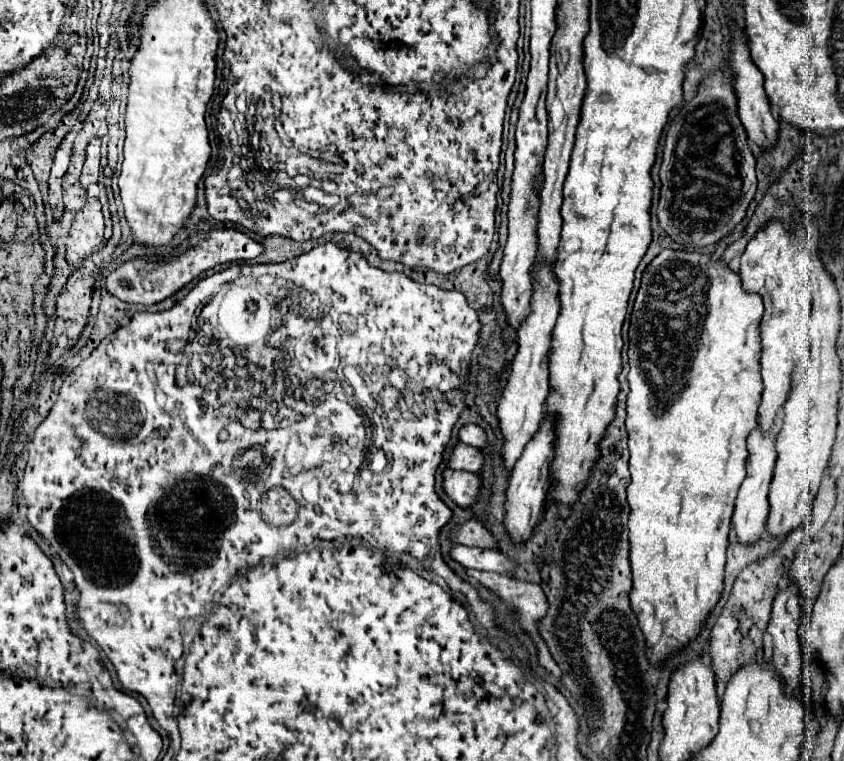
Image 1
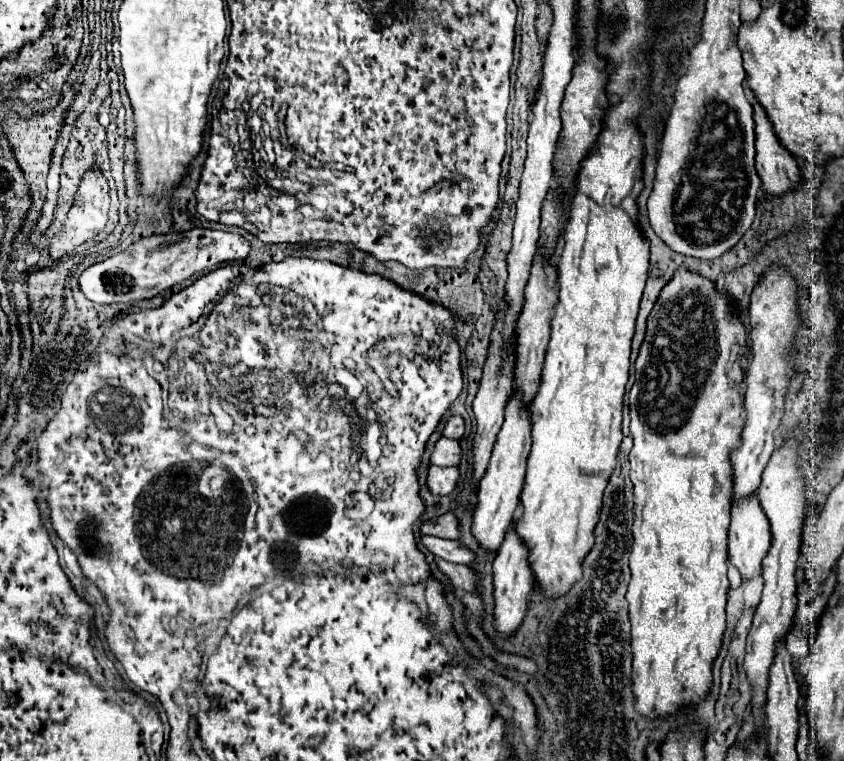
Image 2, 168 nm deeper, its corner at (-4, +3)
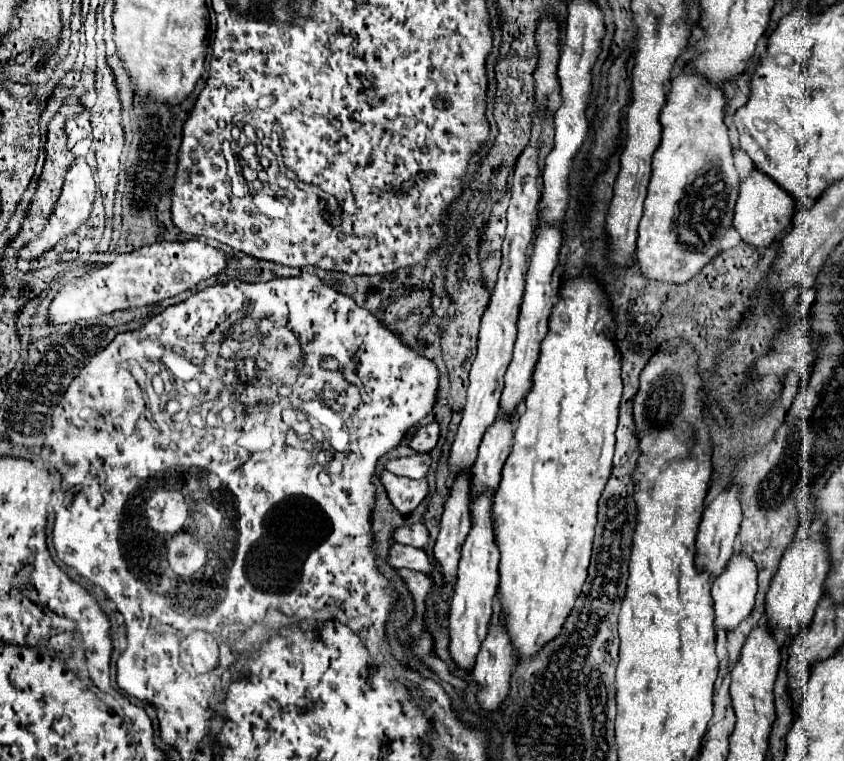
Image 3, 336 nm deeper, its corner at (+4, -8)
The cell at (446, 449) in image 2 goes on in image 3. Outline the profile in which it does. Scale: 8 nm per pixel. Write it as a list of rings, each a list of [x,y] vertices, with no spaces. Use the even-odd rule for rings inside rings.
[[[430,455],[388,459],[384,467],[394,475],[402,475],[402,477],[410,477],[410,479],[424,479],[428,469],[430,469]]]

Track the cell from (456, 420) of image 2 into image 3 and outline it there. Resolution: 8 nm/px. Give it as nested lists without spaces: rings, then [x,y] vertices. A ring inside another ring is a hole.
[[[428,423],[420,429],[416,429],[416,433],[412,435],[410,439],[410,447],[416,451],[416,453],[428,453],[436,447],[436,441],[440,437],[440,429],[438,429],[438,423]]]

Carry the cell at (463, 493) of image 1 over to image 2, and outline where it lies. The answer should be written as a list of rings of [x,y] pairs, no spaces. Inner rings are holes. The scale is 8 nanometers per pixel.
[[[430,466],[428,470],[428,488],[432,494],[448,496],[456,490],[460,480],[460,470],[458,468],[440,468],[440,466]]]

